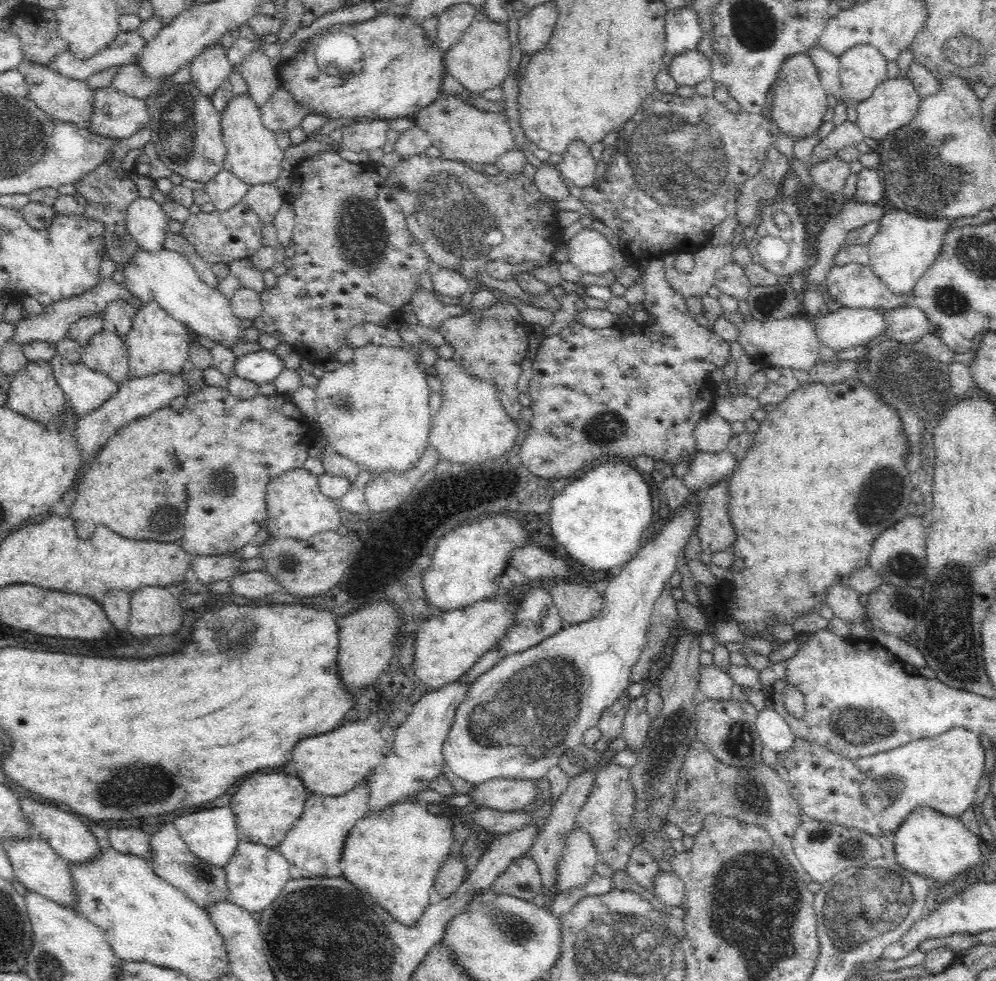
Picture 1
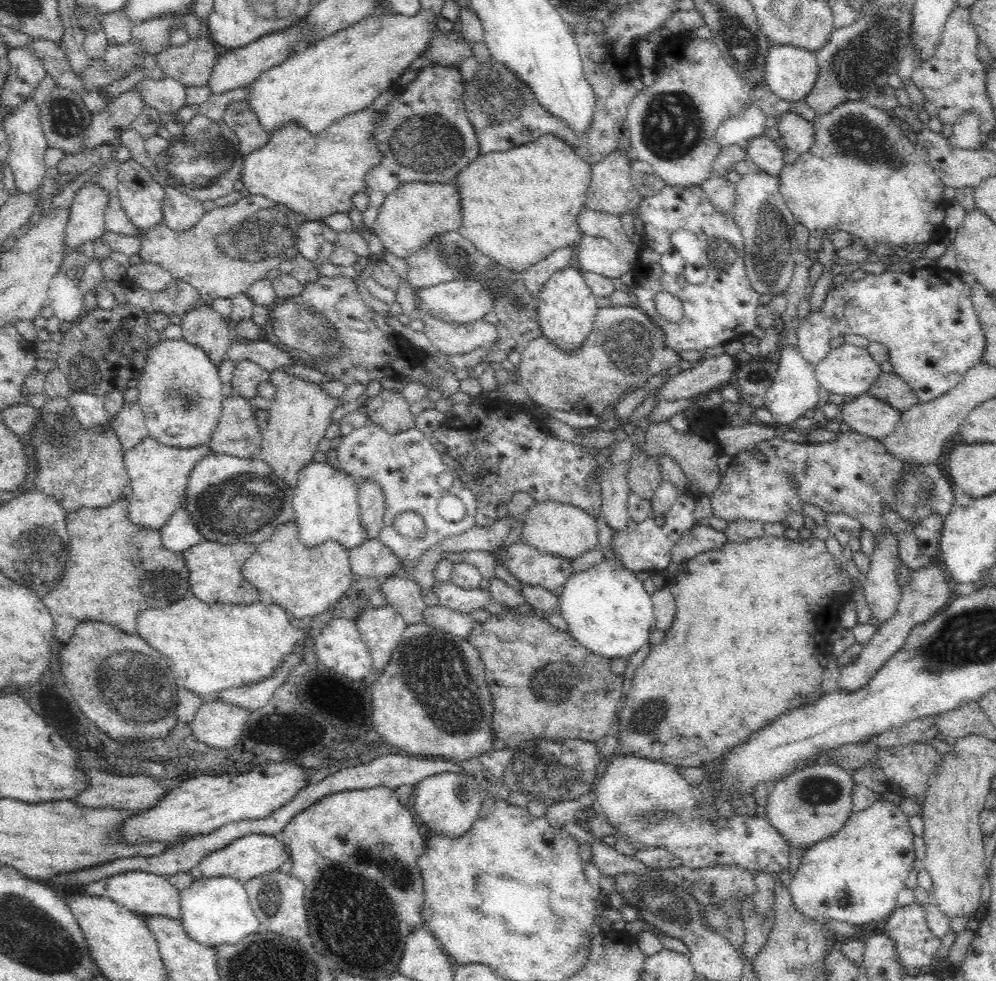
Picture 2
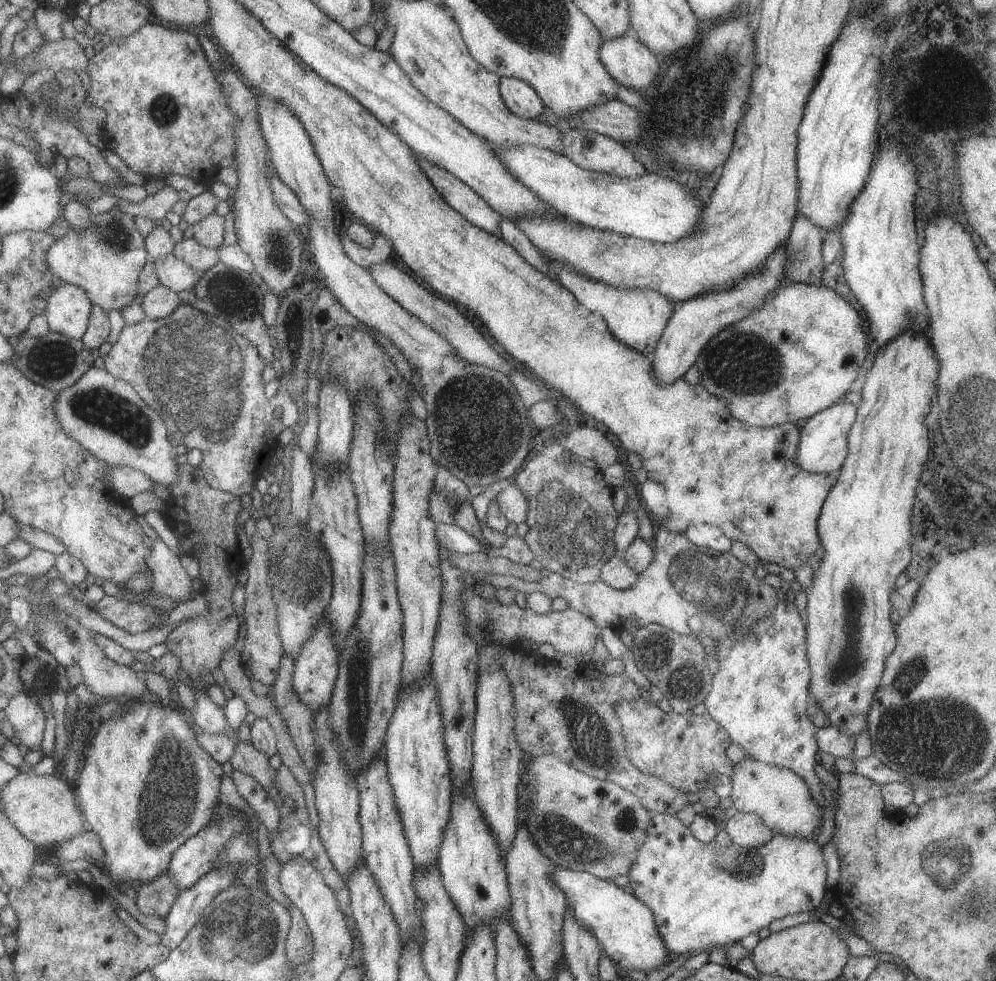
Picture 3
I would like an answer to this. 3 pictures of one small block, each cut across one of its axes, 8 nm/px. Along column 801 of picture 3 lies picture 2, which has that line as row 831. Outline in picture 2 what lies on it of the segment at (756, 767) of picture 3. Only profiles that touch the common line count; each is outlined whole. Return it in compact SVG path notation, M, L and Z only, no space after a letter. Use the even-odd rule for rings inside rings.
M814 764L804 768L796 768L790 774L778 779L770 785L765 812L769 823L783 836L790 848L806 851L814 844L836 834L852 812L853 780L851 772L846 772L836 764Z

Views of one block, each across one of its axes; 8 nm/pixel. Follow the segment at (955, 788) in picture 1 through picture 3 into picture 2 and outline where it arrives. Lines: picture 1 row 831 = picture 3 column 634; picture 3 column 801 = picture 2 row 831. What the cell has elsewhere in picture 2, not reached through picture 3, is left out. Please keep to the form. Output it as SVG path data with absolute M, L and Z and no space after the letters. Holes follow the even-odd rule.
M880 797L871 807L851 812L844 826L828 838L814 844L804 851L800 858L798 871L792 876L787 890L793 904L807 920L813 920L827 928L827 919L863 926L869 923L885 921L897 908L897 897L906 887L906 878L914 868L914 833L908 823L908 816L899 808L900 801Z

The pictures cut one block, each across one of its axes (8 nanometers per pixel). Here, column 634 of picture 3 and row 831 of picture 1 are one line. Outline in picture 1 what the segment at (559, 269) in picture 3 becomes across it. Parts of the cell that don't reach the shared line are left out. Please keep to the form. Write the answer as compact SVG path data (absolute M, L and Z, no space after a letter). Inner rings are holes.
M366 779L348 792L340 796L322 796L310 794L310 798L304 802L302 816L296 820L296 824L286 833L282 842L275 849L289 862L289 876L291 879L299 879L308 876L308 872L318 872L312 868L322 868L322 876L342 876L340 869L340 856L342 856L344 842L356 823L367 814L369 801L369 786Z

